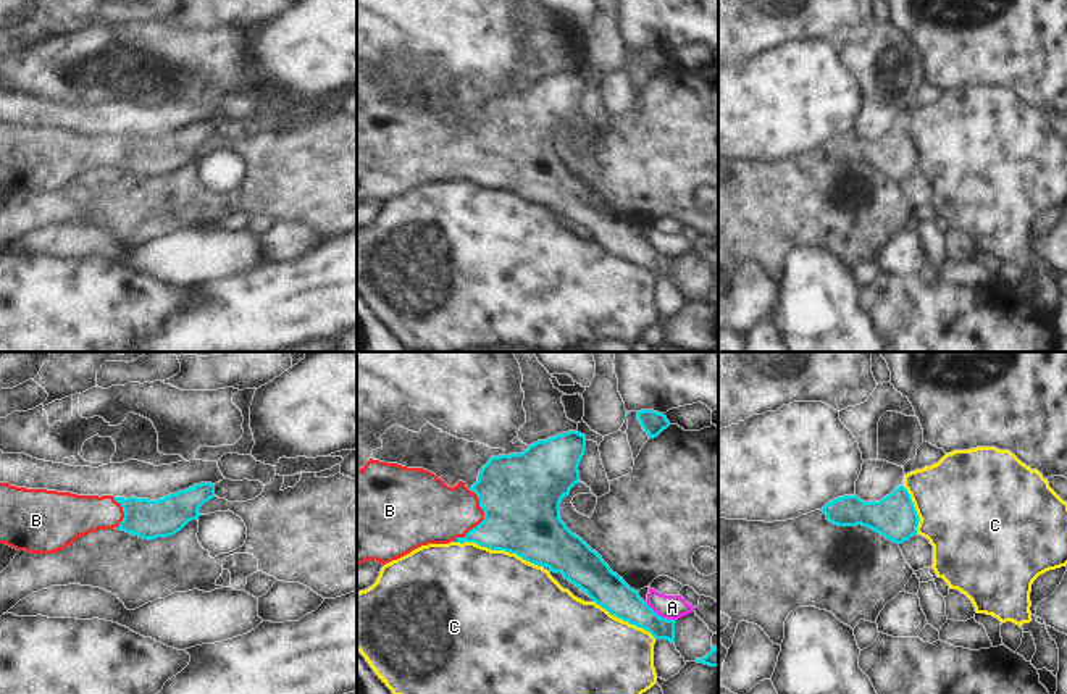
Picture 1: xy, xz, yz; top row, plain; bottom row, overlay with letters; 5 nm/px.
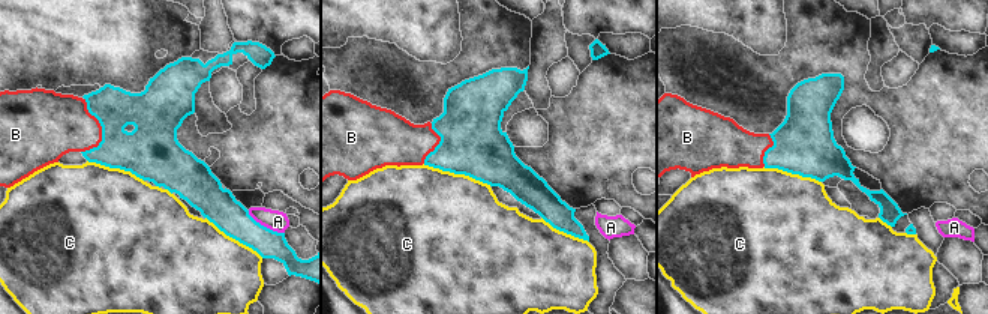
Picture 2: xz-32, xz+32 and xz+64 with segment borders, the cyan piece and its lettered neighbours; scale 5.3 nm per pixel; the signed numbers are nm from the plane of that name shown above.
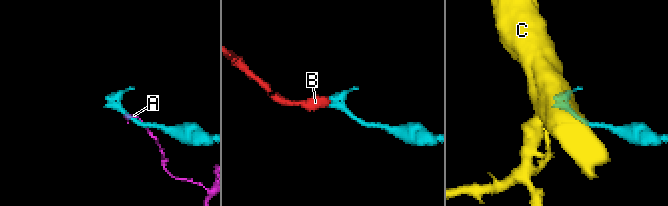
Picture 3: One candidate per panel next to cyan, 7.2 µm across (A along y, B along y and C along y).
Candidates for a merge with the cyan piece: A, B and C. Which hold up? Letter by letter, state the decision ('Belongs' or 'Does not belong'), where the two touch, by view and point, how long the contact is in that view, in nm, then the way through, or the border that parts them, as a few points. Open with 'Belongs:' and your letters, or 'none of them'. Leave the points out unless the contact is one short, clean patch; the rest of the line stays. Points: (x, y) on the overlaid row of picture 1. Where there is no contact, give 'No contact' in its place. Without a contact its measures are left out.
Belongs: B
A: Does not belong. Touches cyan at xz (661, 617). Shared border 180 nm. Boundary: xz (646, 601), (659, 615), (675, 620)
B: Belongs. Touches cyan at xz (485, 518). Shared border 280 nm. Path across: xz (520, 494), (504, 510), (485, 518), (435, 514)
C: Does not belong. Touches cyan at xz (497, 549). Shared border 420 nm

